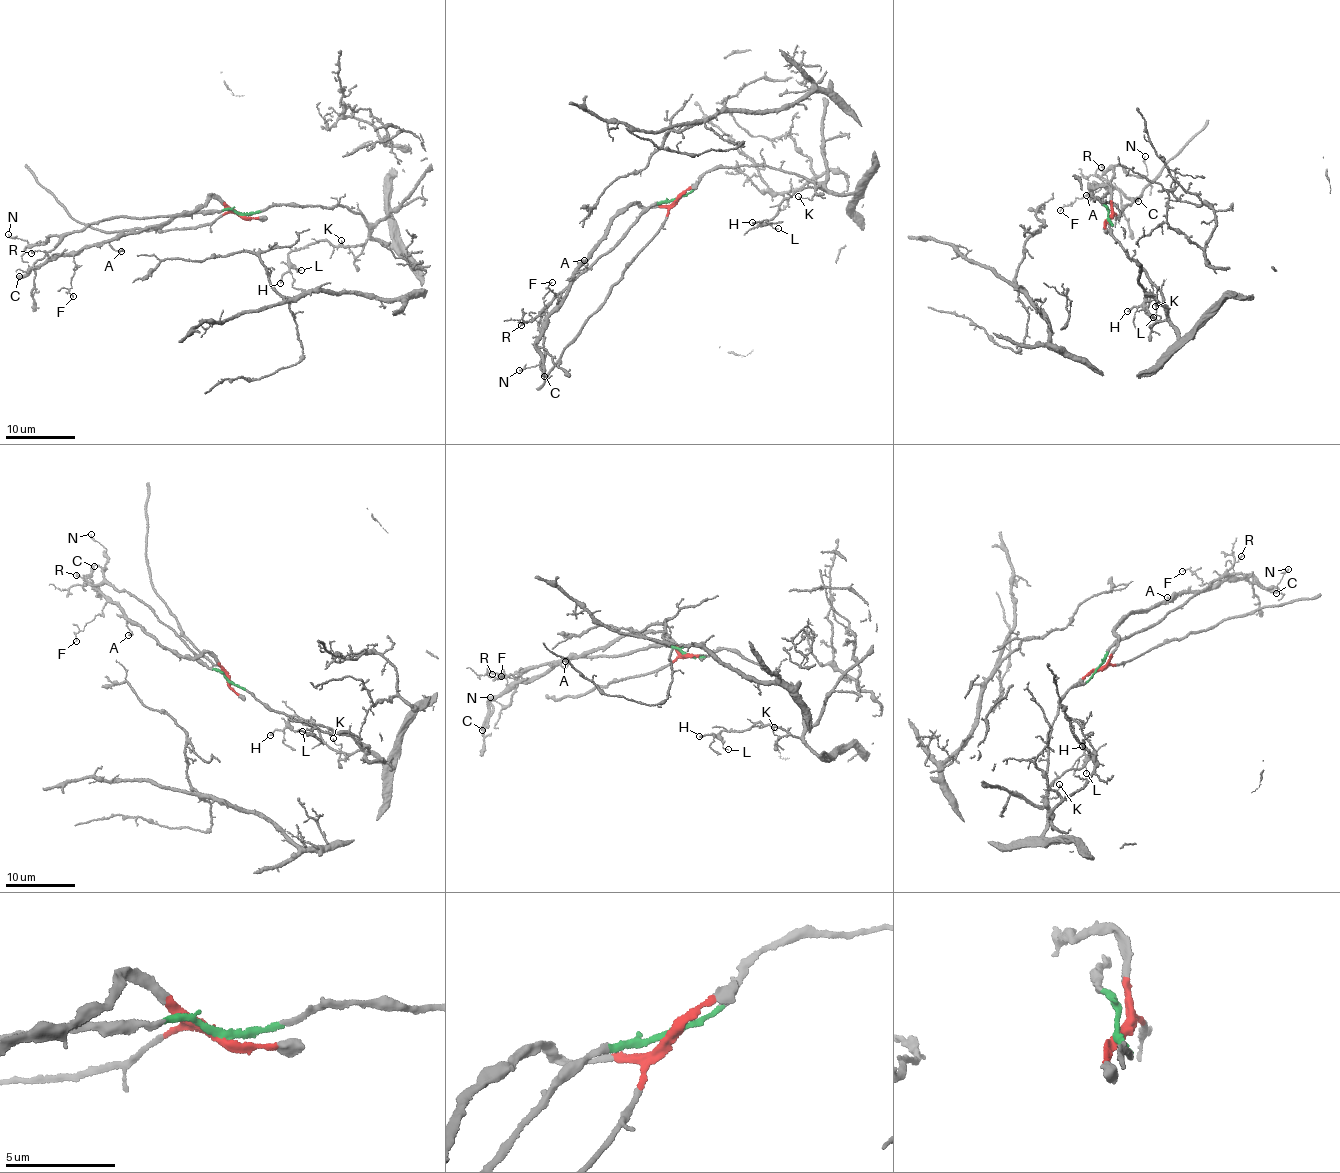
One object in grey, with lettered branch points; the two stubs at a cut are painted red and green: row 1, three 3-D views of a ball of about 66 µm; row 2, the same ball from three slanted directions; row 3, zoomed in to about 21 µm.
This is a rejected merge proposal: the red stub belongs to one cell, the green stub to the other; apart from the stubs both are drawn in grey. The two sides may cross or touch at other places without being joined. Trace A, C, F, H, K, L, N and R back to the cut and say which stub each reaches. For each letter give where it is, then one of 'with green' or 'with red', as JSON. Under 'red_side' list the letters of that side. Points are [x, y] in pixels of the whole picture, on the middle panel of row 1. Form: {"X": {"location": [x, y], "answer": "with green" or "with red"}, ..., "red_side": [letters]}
{"A": {"location": [584, 260], "answer": "with red"}, "C": {"location": [544, 376], "answer": "with red"}, "F": {"location": [552, 282], "answer": "with red"}, "H": {"location": [752, 222], "answer": "with green"}, "K": {"location": [798, 196], "answer": "with green"}, "L": {"location": [778, 228], "answer": "with green"}, "N": {"location": [519, 370], "answer": "with green"}, "R": {"location": [521, 325], "answer": "with green"}, "red_side": ["A", "C", "F"]}

